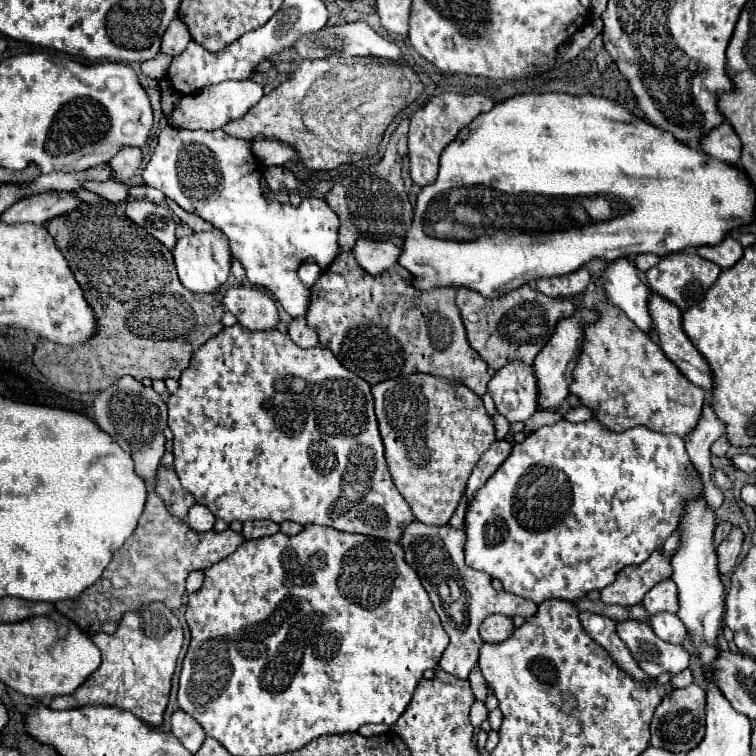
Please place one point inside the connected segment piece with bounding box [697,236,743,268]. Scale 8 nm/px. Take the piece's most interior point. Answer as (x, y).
(729, 251)

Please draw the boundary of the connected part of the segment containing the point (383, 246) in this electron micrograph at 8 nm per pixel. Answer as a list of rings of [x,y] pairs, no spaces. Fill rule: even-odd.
[[[357,240],[353,246],[353,256],[357,258],[357,264],[369,272],[379,274],[393,266],[401,254],[401,248],[389,242],[375,242],[375,240]]]

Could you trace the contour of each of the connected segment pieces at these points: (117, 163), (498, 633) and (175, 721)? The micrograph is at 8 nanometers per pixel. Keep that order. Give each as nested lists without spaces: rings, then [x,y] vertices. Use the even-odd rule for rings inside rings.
[[[121,148],[121,152],[117,152],[117,156],[113,156],[109,166],[113,168],[113,180],[129,184],[131,176],[141,166],[141,150],[139,148]]]
[[[491,614],[483,620],[483,624],[479,626],[479,634],[483,638],[483,642],[503,642],[505,638],[509,638],[513,634],[515,626],[513,626],[513,618],[509,616],[501,616],[501,614]]]
[[[177,710],[173,716],[171,716],[171,734],[191,752],[195,754],[203,740],[205,740],[205,732],[203,728],[191,718],[187,716],[183,710]]]

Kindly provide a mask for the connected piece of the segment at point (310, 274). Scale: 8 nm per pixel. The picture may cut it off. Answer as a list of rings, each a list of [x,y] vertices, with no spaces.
[[[305,262],[305,264],[301,264],[301,268],[297,270],[301,282],[307,284],[307,286],[313,286],[313,282],[319,278],[321,272],[323,272],[323,268],[321,268],[317,262]]]

